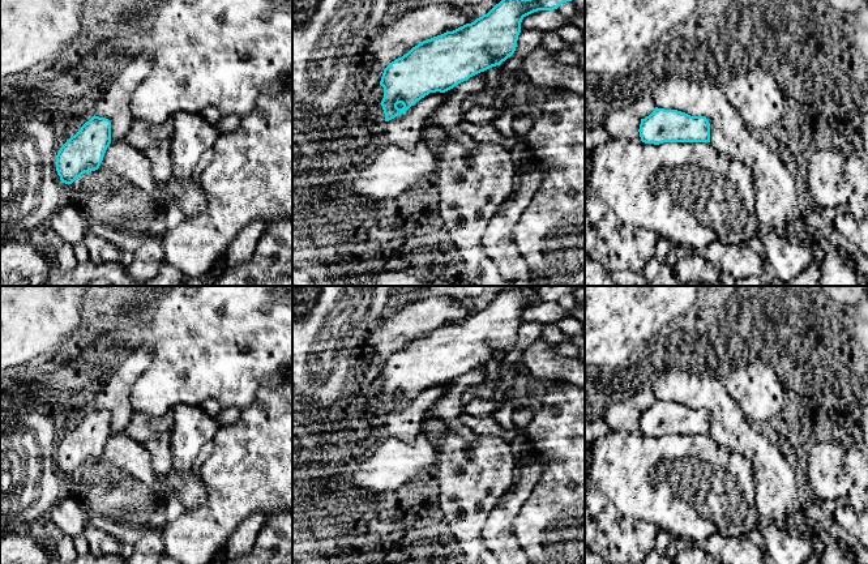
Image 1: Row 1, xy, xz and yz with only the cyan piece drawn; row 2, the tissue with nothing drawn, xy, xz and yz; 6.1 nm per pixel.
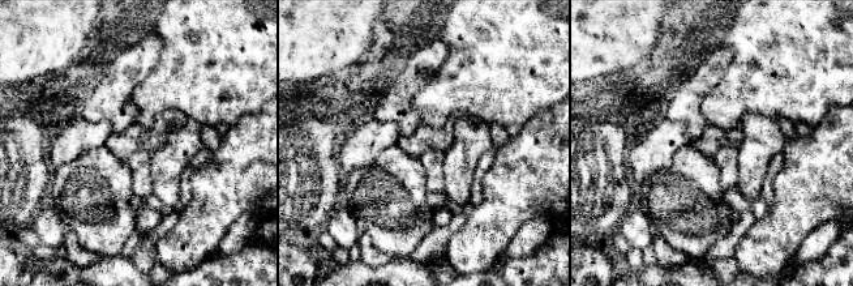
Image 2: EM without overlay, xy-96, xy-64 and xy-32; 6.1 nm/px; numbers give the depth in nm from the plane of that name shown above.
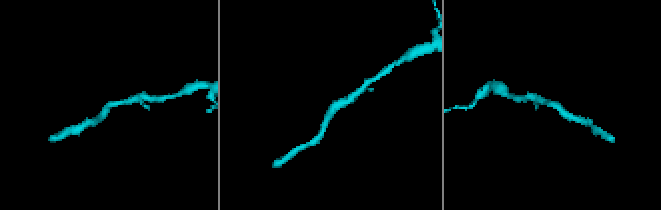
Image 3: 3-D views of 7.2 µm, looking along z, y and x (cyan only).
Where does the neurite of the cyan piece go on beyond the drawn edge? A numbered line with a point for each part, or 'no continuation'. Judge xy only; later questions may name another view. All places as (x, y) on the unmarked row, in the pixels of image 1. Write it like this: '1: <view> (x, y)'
no continuation

